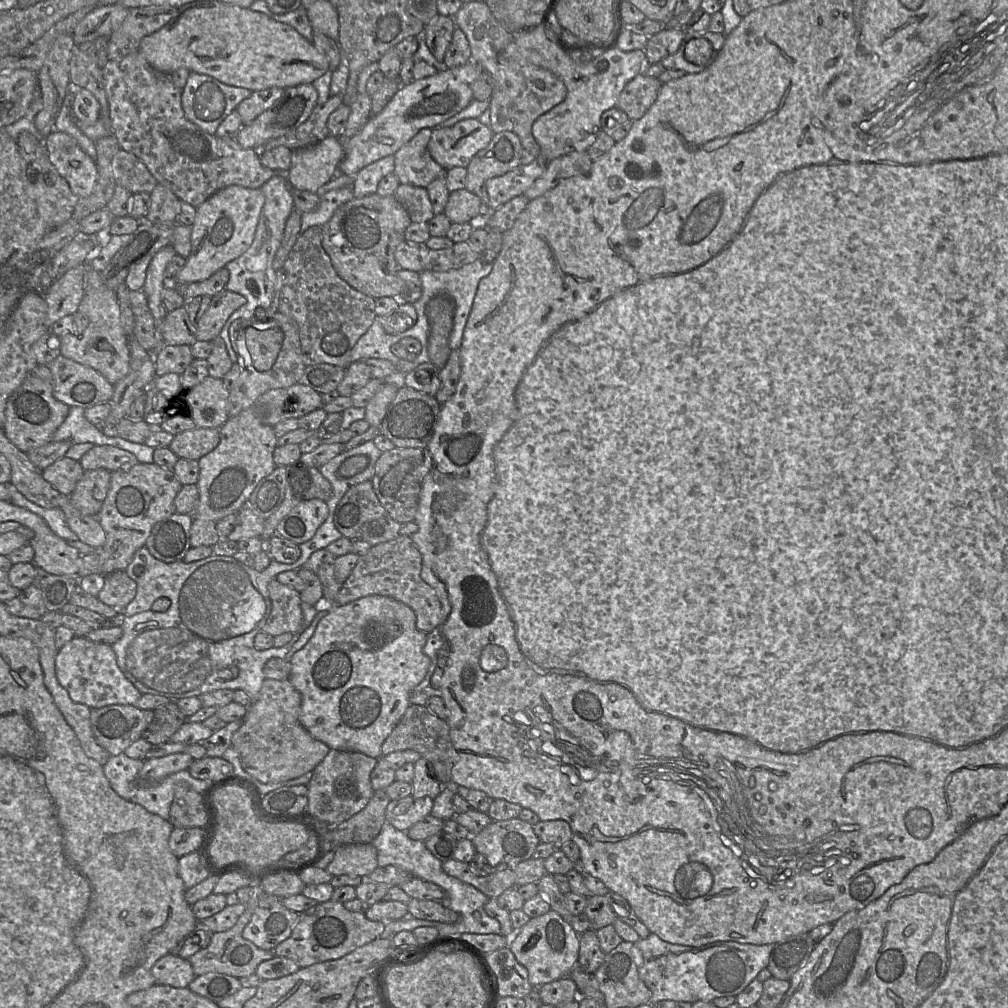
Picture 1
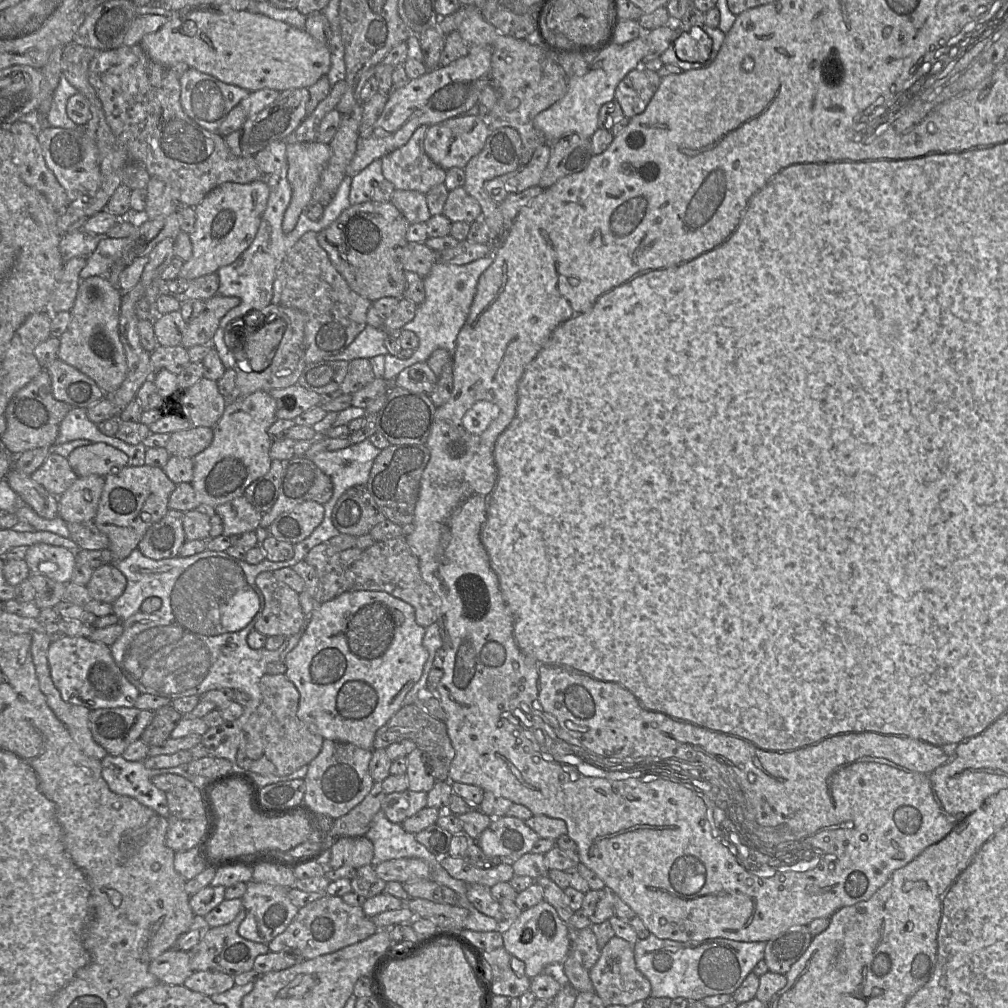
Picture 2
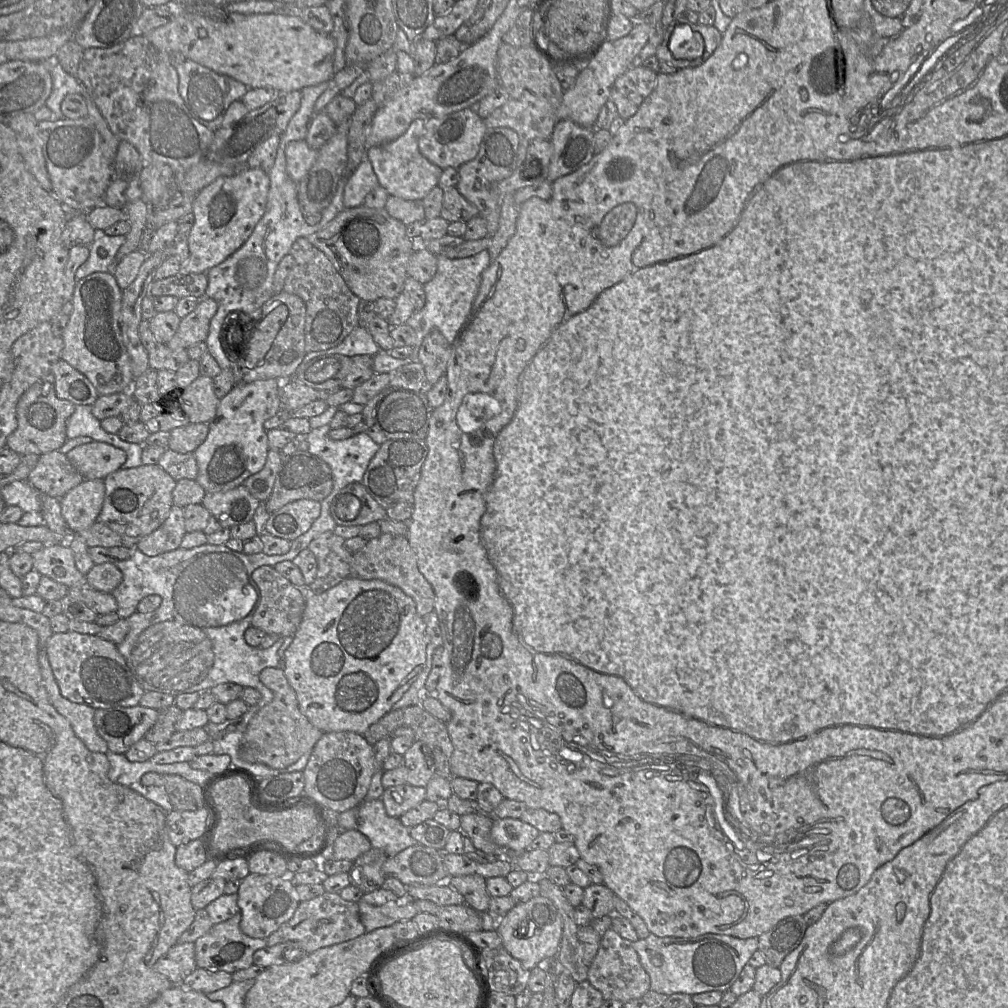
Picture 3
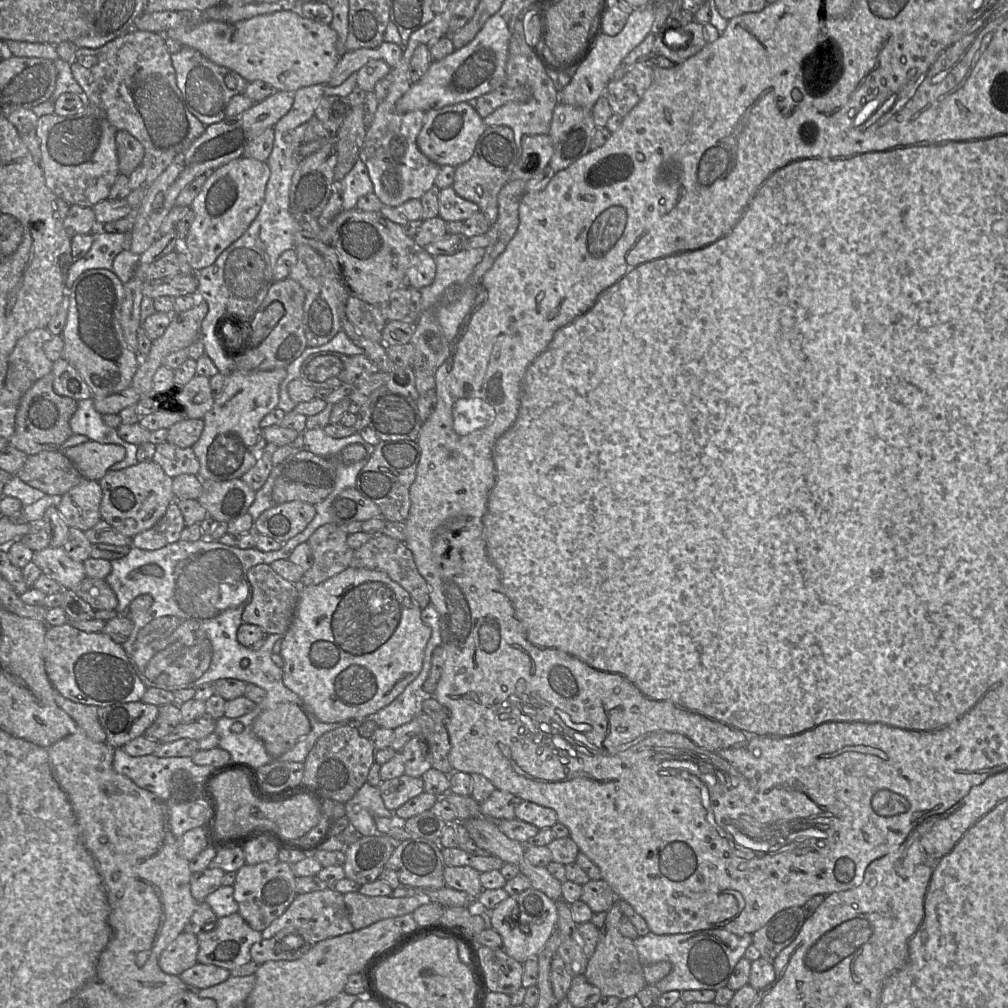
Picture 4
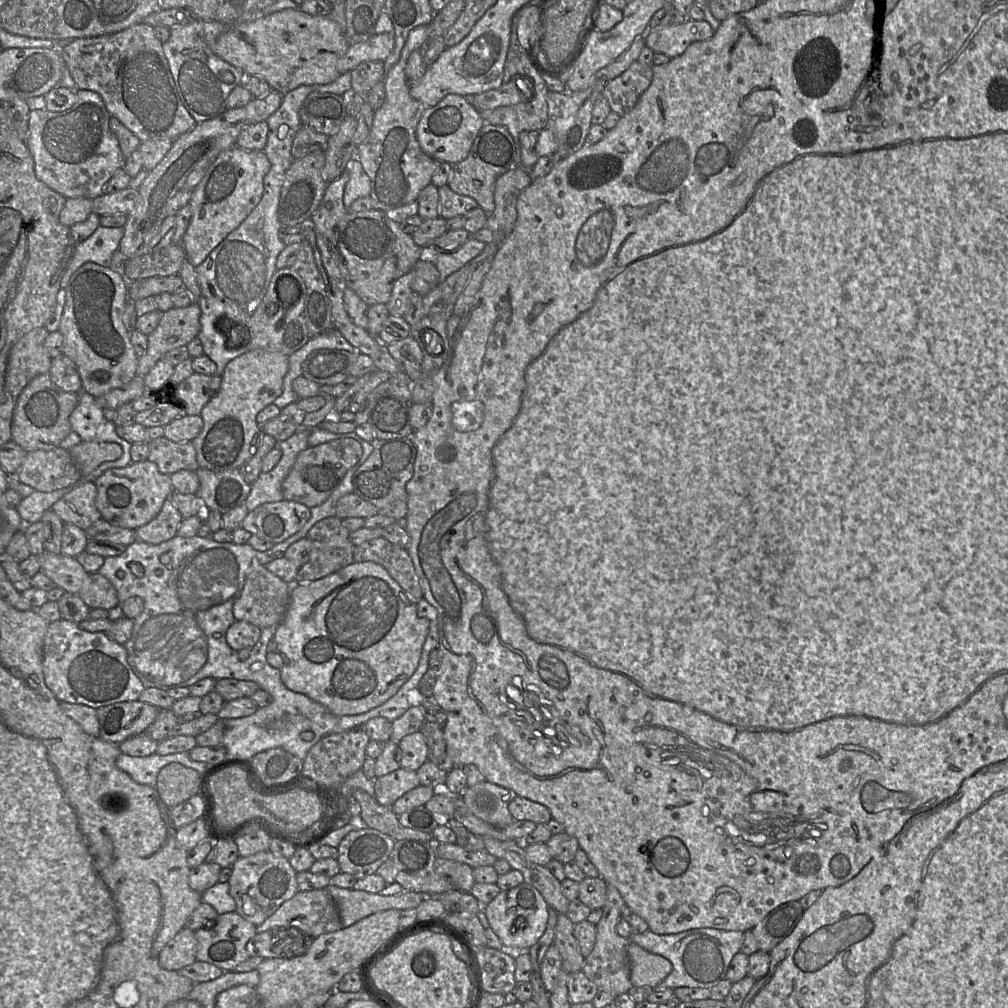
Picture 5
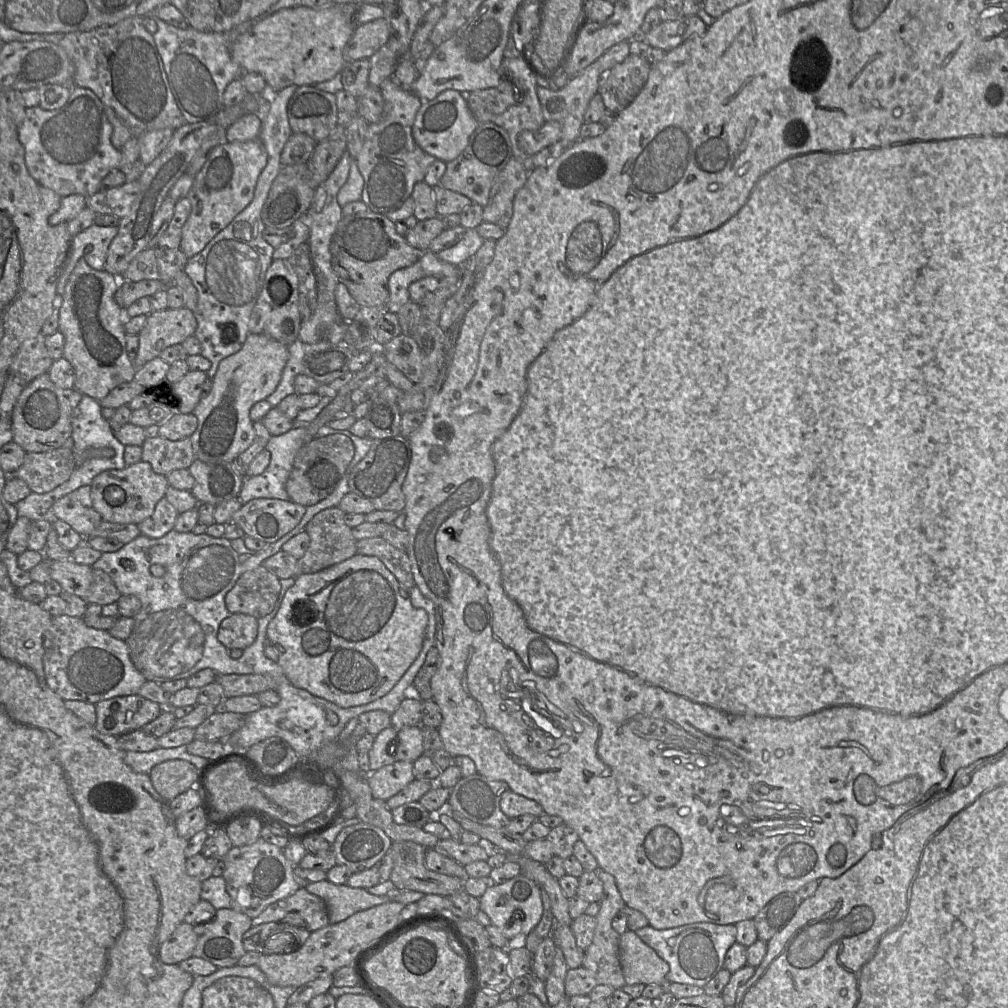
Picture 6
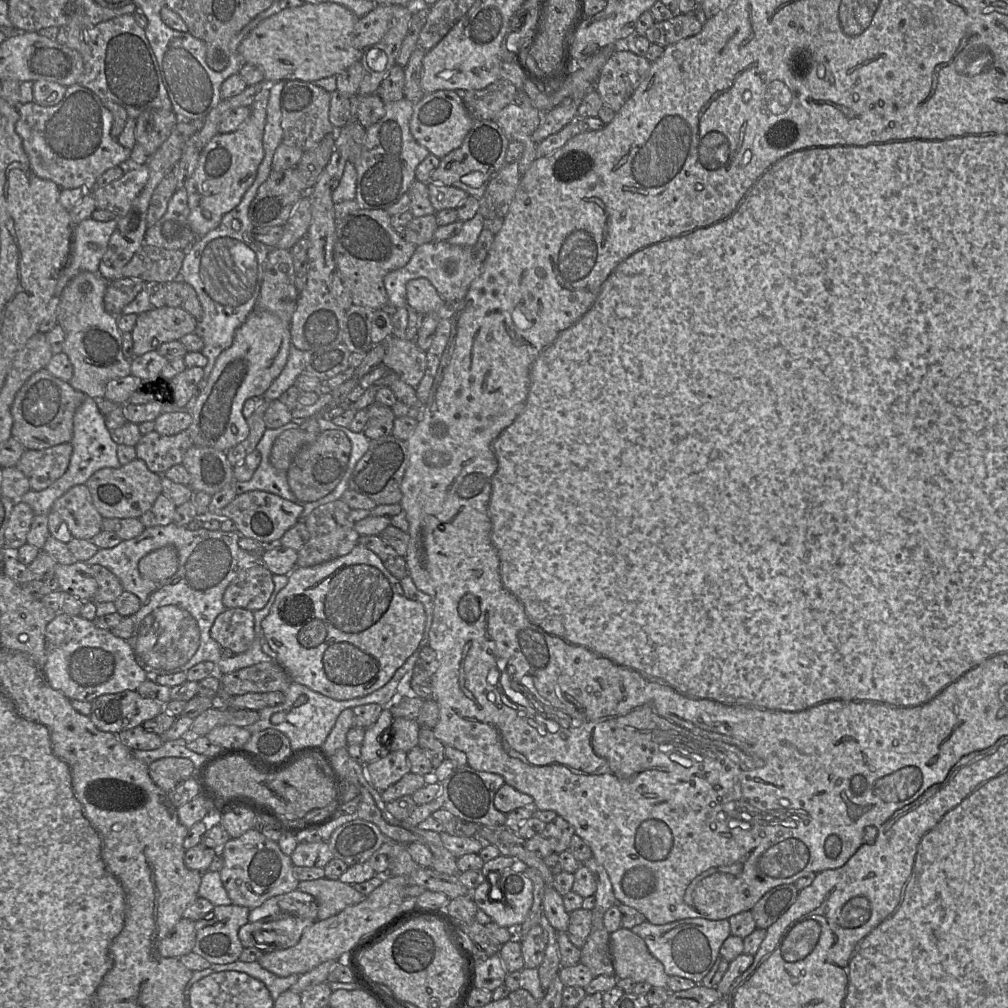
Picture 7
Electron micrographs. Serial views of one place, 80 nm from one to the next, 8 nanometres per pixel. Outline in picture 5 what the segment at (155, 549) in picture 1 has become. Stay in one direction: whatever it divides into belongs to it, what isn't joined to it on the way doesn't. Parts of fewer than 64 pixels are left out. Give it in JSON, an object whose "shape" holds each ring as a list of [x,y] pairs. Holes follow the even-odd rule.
{"shape":[[[167,499],[158,515],[147,524],[137,528],[136,540],[148,544],[160,544],[177,535],[183,517],[170,499]]]}

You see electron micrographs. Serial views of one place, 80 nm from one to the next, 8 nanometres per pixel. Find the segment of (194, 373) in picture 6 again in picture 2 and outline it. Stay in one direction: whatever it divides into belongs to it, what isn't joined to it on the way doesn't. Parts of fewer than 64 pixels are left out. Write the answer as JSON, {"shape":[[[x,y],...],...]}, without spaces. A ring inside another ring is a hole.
{"shape":[[[202,377],[194,385],[186,389],[184,397],[177,399],[180,403],[180,410],[184,410],[187,418],[191,421],[193,426],[210,427],[213,428],[222,417],[227,399],[219,392],[217,381]]]}

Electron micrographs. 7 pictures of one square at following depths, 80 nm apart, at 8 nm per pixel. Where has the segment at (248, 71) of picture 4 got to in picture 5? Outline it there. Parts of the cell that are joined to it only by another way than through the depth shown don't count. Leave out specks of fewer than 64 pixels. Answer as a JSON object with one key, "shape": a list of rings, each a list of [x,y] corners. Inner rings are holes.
{"shape":[[[287,8],[257,20],[231,28],[219,35],[211,50],[229,64],[243,70],[246,76],[263,78],[282,95],[302,85],[322,85],[333,82],[340,74],[337,62],[344,55],[349,43],[342,27],[330,16],[314,16],[297,8]]]}

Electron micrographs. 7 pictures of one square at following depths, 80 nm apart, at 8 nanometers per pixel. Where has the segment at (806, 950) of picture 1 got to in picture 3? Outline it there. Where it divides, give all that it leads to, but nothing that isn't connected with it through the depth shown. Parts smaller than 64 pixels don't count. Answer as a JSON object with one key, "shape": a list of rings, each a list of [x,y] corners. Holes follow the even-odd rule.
{"shape":[[[792,916],[758,936],[757,950],[766,964],[779,968],[785,957],[800,944],[807,927],[803,916]]]}

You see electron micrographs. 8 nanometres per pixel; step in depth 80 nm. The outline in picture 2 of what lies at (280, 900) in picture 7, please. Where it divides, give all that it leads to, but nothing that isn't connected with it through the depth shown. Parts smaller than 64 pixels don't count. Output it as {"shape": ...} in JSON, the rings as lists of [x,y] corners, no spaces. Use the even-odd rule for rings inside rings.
{"shape":[[[326,894],[299,908],[293,921],[268,943],[268,947],[272,952],[292,948],[297,950],[304,960],[312,959],[360,942],[373,935],[377,930],[378,927],[370,917],[366,916],[362,907],[348,905],[341,897]]]}

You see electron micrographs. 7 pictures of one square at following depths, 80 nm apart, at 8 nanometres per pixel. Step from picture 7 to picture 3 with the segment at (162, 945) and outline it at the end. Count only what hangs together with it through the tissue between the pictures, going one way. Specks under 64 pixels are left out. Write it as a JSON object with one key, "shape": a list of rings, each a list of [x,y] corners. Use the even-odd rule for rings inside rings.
{"shape":[[[195,942],[176,943],[154,965],[154,969],[173,984],[182,984],[196,968]]]}

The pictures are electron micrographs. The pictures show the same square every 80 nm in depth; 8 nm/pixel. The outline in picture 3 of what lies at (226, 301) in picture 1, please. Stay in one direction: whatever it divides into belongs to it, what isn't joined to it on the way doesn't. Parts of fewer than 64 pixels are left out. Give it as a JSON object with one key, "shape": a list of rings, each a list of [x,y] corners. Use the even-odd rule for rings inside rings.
{"shape":[[[203,297],[200,299],[197,307],[181,319],[175,335],[165,345],[170,349],[188,349],[195,344],[205,342],[211,319],[217,309],[218,304],[212,298]]]}

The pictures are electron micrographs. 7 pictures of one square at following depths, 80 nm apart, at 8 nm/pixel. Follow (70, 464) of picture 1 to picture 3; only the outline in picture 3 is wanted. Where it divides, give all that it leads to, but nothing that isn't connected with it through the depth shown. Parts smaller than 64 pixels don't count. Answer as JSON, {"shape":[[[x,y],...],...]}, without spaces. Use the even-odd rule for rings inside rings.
{"shape":[[[59,450],[41,454],[26,479],[42,494],[59,499],[83,480],[66,454]]]}

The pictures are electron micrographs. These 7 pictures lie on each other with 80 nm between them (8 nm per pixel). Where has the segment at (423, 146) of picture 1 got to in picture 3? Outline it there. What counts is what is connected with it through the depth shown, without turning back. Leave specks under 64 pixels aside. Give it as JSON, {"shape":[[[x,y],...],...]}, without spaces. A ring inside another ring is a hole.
{"shape":[[[414,120],[407,131],[397,139],[366,151],[366,159],[372,164],[378,183],[389,194],[404,200],[422,200],[438,185],[443,169],[431,163],[419,151],[419,138],[423,134],[425,120]]]}

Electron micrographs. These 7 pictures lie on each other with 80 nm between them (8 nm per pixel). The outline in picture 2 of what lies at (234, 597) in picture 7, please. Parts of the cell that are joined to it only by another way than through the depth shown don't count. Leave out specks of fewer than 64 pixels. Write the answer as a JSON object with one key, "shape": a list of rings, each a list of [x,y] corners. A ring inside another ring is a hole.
{"shape":[[[272,572],[260,573],[256,577],[256,585],[264,597],[265,605],[255,616],[254,629],[267,637],[291,637],[303,633],[308,617],[303,613],[299,594],[278,581]]]}

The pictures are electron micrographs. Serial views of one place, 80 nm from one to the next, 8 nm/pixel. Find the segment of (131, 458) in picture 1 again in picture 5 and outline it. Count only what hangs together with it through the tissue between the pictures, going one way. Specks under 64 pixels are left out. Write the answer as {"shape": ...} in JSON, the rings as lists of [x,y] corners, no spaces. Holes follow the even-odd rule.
{"shape":[[[82,441],[69,449],[69,452],[79,467],[82,476],[88,476],[104,462],[118,460],[122,447],[114,442]]]}

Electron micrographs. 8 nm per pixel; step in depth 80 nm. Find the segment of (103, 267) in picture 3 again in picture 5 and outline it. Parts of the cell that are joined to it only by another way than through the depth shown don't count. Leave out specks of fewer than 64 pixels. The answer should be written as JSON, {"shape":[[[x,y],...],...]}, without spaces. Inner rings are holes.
{"shape":[[[99,226],[91,236],[74,247],[73,257],[61,280],[61,289],[66,290],[73,274],[86,262],[106,268],[112,264],[112,256],[119,249],[124,228]]]}

